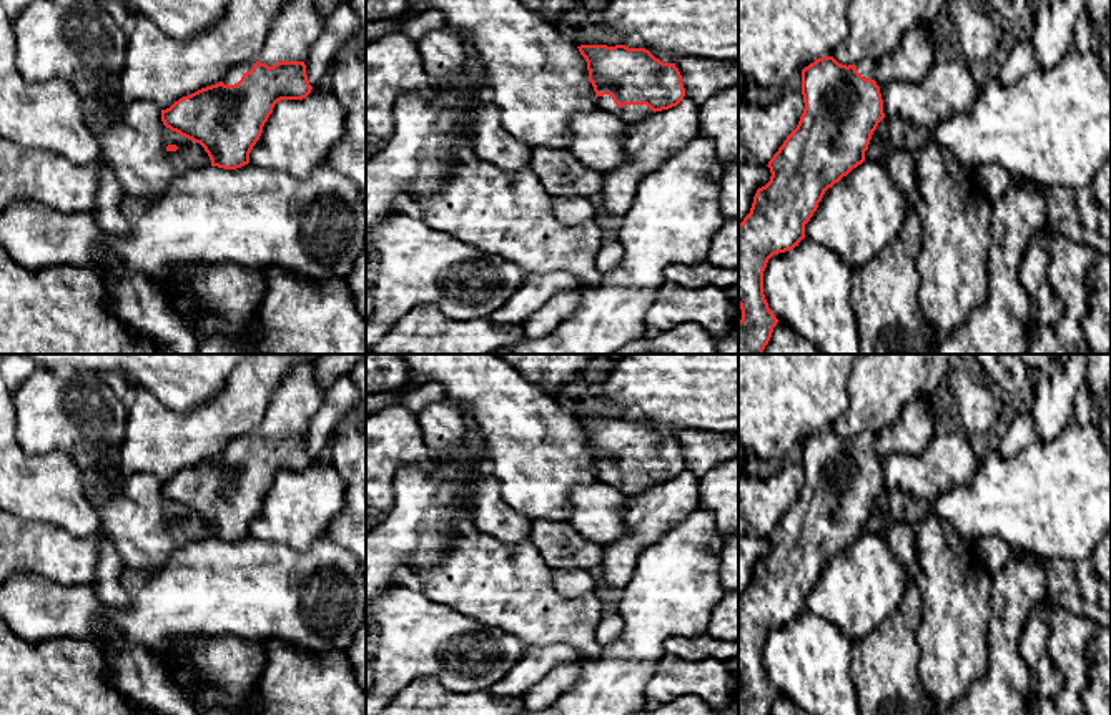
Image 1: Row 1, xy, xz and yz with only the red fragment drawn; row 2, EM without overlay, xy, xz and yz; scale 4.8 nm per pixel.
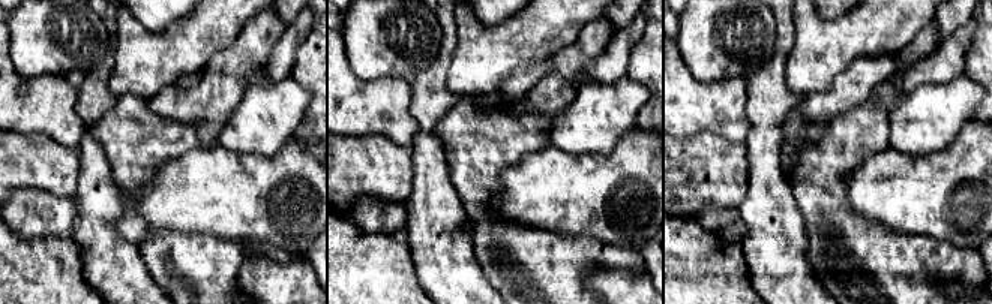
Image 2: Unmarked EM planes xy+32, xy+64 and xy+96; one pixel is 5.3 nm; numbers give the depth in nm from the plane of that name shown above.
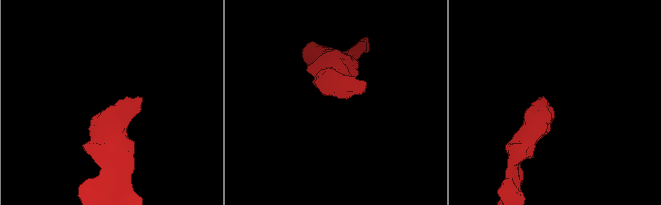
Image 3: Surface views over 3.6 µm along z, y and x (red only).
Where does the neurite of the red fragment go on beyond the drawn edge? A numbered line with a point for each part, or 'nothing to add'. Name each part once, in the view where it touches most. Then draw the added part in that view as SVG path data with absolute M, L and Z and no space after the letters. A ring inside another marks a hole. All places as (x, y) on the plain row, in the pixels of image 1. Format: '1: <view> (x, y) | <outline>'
1: xy (298, 398) | M294 354L296 362L274 391L261 424L244 436L235 437L223 449L225 457L235 457L256 434L273 439L278 434L304 434L319 411L324 392L314 379L313 354Z

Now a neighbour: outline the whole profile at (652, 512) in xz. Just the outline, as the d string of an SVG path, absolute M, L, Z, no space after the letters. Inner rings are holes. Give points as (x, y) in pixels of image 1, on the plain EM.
M692 471L669 482L629 496L624 505L627 535L604 545L604 584L624 589L634 575L639 554L699 507L699 482Z

